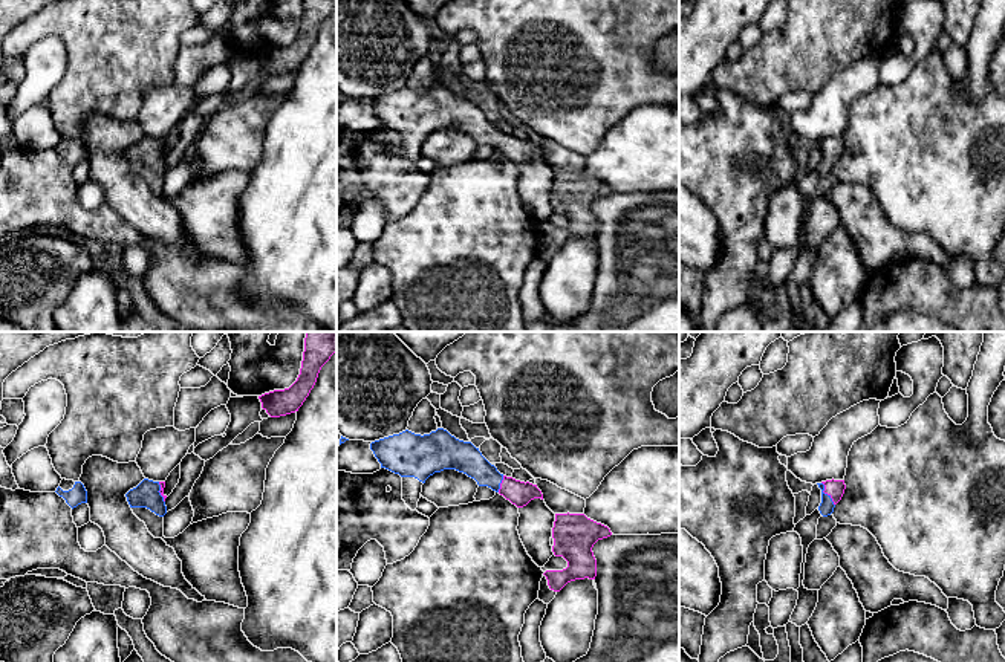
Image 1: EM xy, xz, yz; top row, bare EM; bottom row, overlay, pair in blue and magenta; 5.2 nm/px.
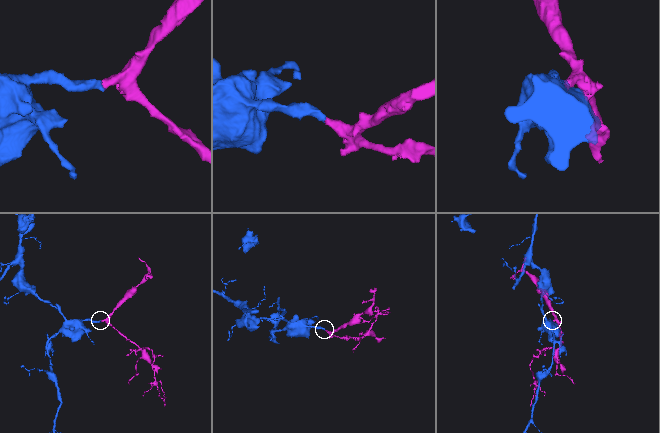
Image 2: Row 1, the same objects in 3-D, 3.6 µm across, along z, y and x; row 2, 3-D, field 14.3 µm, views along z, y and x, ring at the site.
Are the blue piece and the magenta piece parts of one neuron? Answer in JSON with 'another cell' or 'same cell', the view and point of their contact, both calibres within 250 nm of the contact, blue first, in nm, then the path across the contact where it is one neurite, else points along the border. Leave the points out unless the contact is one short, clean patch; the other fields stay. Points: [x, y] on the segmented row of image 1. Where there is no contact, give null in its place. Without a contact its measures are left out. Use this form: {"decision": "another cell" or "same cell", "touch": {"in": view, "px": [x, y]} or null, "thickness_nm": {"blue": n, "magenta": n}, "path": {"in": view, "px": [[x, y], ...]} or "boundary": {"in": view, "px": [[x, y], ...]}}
{"decision": "same cell", "touch": {"in": "yz", "px": [826, 494]}, "thickness_nm": {"blue": 80, "magenta": 100}, "path": {"in": "yz", "px": [[826, 506], [826, 494], [835, 488]]}}

